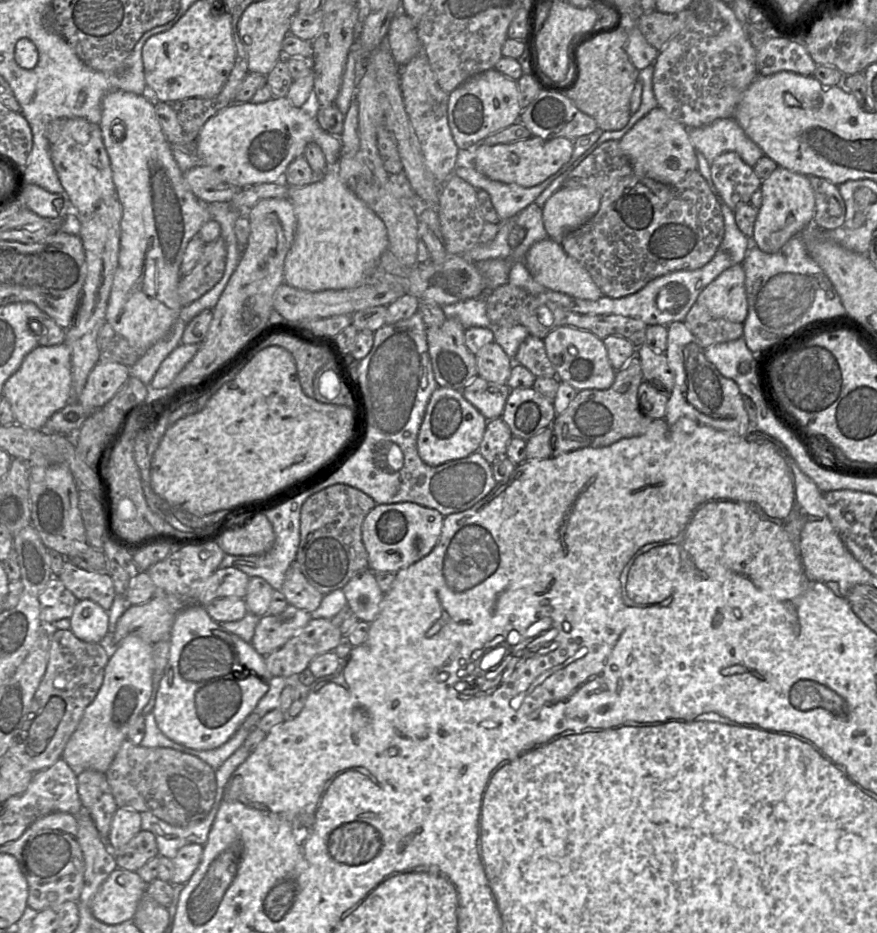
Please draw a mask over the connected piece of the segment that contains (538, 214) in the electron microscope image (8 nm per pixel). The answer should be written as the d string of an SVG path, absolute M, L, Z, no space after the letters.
M535 203L530 204L515 216L515 227L526 230L526 236L521 244L513 250L510 259L514 262L524 262L525 255L530 247L541 240L548 238L543 222L543 208Z

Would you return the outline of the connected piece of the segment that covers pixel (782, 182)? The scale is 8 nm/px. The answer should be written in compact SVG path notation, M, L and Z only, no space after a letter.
M777 167L767 178L761 180L762 204L757 210L751 242L766 253L778 252L792 237L813 223L815 197L809 177L788 169Z

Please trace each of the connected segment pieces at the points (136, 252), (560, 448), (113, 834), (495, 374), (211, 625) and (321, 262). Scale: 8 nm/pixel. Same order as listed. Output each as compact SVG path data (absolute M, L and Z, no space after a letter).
M112 91L102 99L101 109L99 127L110 160L116 197L122 209L118 266L106 310L106 321L141 357L168 334L177 319L182 308L178 302L177 288L182 278L180 267L185 250L201 227L212 219L207 203L200 201L185 183L183 172L173 157L171 144L156 118L153 98Z
M634 355L623 368L616 371L614 382L608 389L578 391L567 409L558 414L551 425L555 437L553 455L584 447L609 446L622 438L645 433L653 419L644 415L639 405L637 393L643 380L640 360Z
M118 807L112 819L107 844L112 851L119 850L141 830L141 814L133 809Z
M496 342L481 347L475 354L478 376L489 382L507 384L513 366L511 359Z
M188 606L177 613L171 630L169 659L156 692L156 701L152 710L156 724L166 737L176 743L195 750L210 750L217 748L229 740L234 733L236 733L237 729L241 726L247 716L254 711L260 699L268 691L269 682L272 677L273 676L266 667L264 657L257 653L251 643L247 643L238 636L226 632L219 623L215 622L209 616L204 606Z
M336 168L305 186L289 186L288 199L296 216L296 233L284 263L284 282L305 291L358 287L388 249L384 222L339 178Z

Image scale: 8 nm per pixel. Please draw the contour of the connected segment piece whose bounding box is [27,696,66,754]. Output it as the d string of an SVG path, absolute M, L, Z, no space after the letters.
M52 696L40 714L32 721L28 730L27 747L32 753L41 753L53 737L65 712L65 701Z

